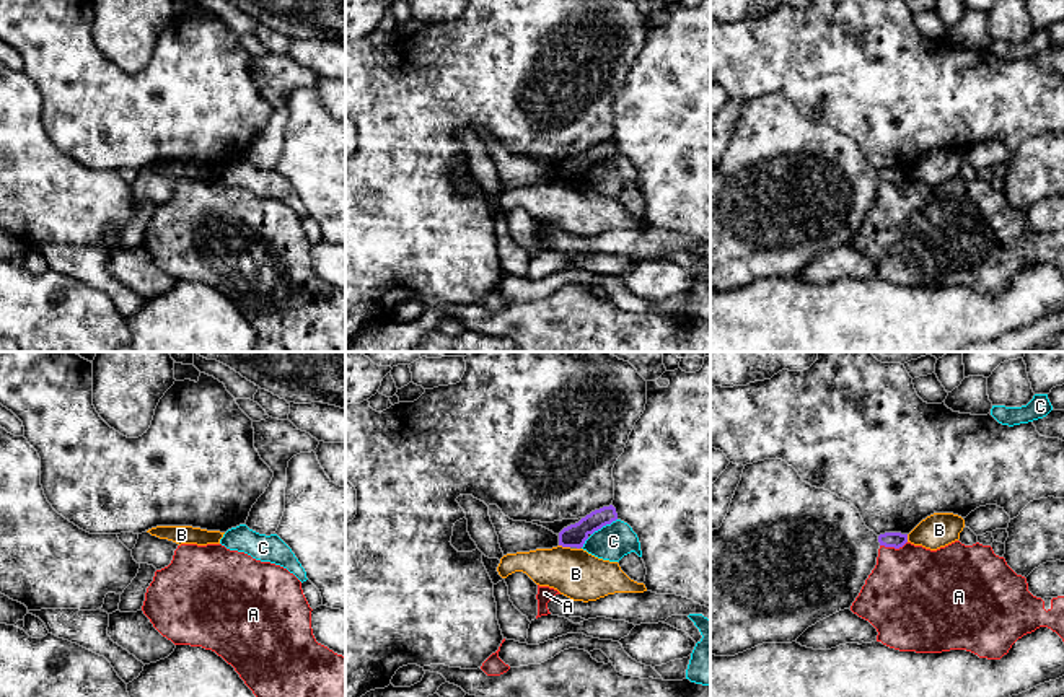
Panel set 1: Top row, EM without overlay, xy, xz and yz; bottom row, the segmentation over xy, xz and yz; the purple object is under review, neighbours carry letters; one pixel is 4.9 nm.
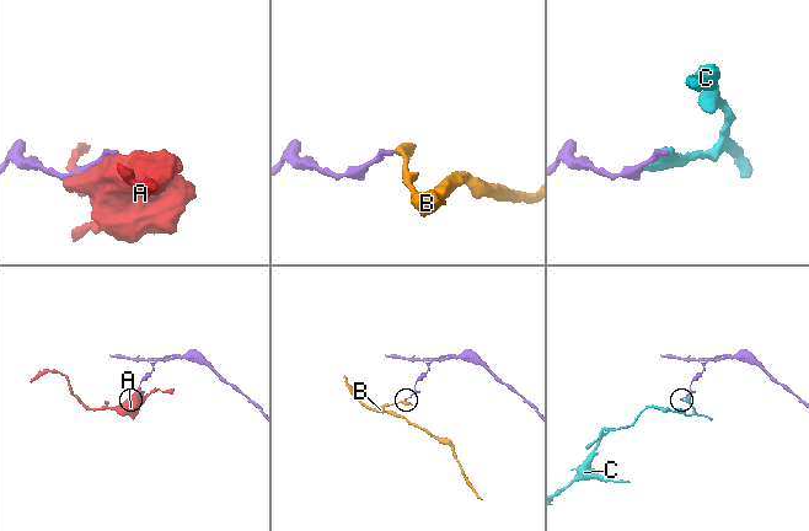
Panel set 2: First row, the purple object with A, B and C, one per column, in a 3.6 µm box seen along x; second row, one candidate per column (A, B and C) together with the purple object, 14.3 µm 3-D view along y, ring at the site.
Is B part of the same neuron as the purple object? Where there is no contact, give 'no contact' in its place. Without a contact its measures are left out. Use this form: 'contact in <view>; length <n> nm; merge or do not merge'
contact in xz; length 60 nm; do not merge

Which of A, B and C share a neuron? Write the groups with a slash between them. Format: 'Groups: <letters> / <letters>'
Groups: A / B / C

